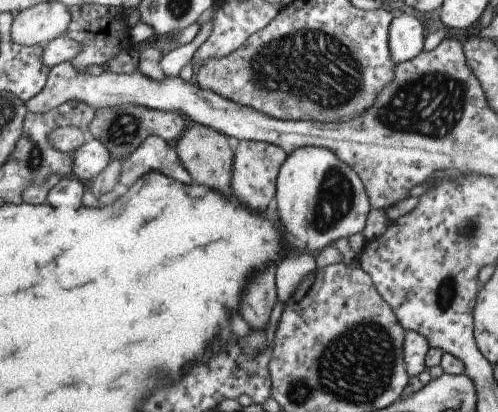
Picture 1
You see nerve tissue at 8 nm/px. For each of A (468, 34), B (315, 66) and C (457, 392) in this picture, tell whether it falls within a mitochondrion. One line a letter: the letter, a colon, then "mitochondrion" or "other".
A: other
B: mitochondrion
C: other

